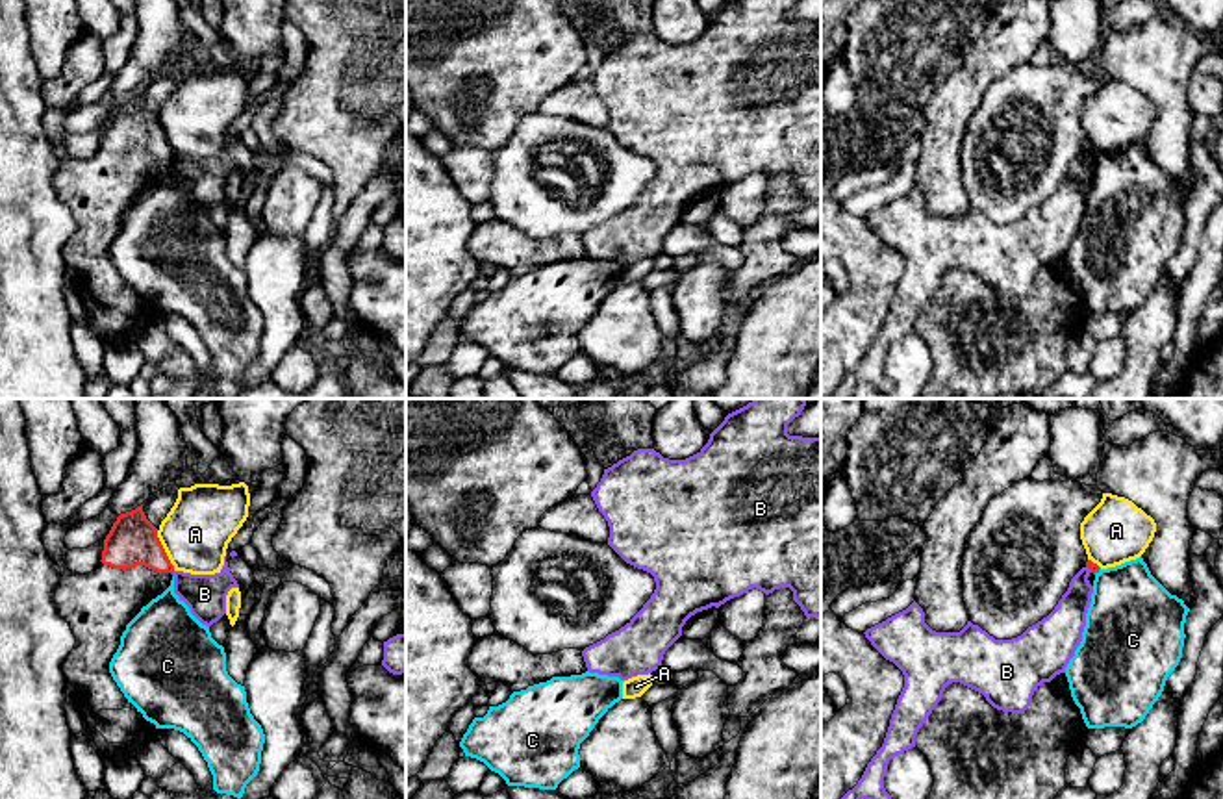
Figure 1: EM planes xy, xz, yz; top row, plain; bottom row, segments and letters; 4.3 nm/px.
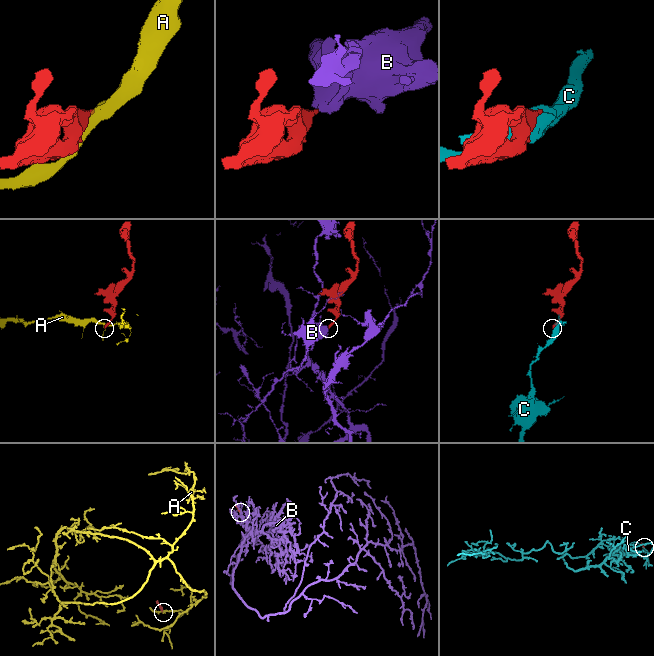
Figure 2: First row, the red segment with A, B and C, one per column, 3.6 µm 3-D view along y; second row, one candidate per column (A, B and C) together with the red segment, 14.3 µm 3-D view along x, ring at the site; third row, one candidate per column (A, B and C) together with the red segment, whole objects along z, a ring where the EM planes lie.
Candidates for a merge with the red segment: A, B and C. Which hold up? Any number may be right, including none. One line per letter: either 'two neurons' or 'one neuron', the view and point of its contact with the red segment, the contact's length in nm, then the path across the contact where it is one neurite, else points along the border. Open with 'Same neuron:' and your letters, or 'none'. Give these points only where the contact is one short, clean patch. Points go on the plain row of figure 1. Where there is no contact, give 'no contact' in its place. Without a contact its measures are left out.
Same neuron: none
A: two neurons | xy (163, 136) | 190 nm
B: two neurons | yz (1090, 154) | 40 nm | along yz (1086, 151), (1092, 156)
C: two neurons | yz (1096, 156) | 40 nm

